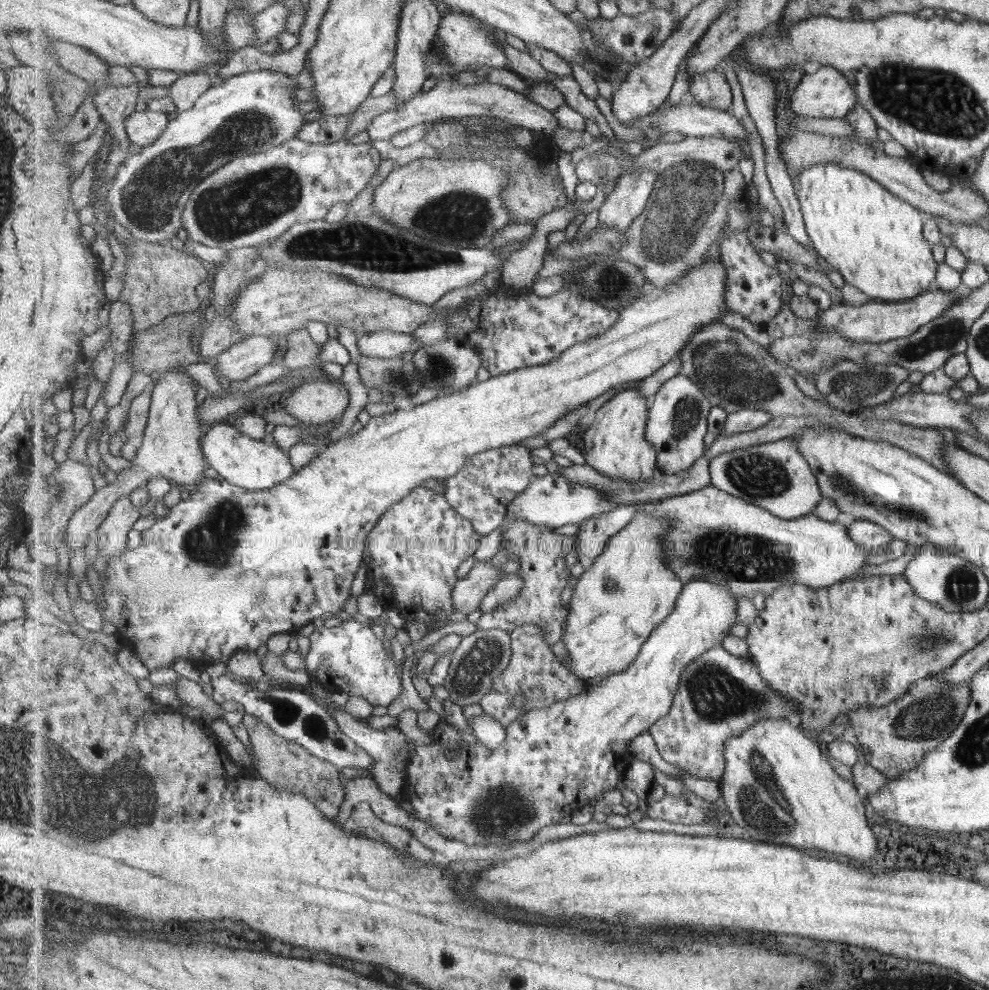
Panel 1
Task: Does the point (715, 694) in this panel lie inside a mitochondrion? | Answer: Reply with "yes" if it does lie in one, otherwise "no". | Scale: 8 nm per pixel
yes

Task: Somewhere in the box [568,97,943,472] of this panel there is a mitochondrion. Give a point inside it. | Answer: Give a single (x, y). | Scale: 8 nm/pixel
(686, 206)

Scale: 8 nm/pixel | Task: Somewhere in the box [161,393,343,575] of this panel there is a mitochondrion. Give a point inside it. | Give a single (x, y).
(213, 542)

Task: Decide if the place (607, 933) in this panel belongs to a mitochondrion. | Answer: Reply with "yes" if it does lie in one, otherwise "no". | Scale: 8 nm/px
no

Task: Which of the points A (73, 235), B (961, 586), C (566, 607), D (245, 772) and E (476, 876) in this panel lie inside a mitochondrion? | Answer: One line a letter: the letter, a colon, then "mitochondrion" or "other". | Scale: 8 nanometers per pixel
A: other
B: mitochondrion
C: other
D: other
E: other

